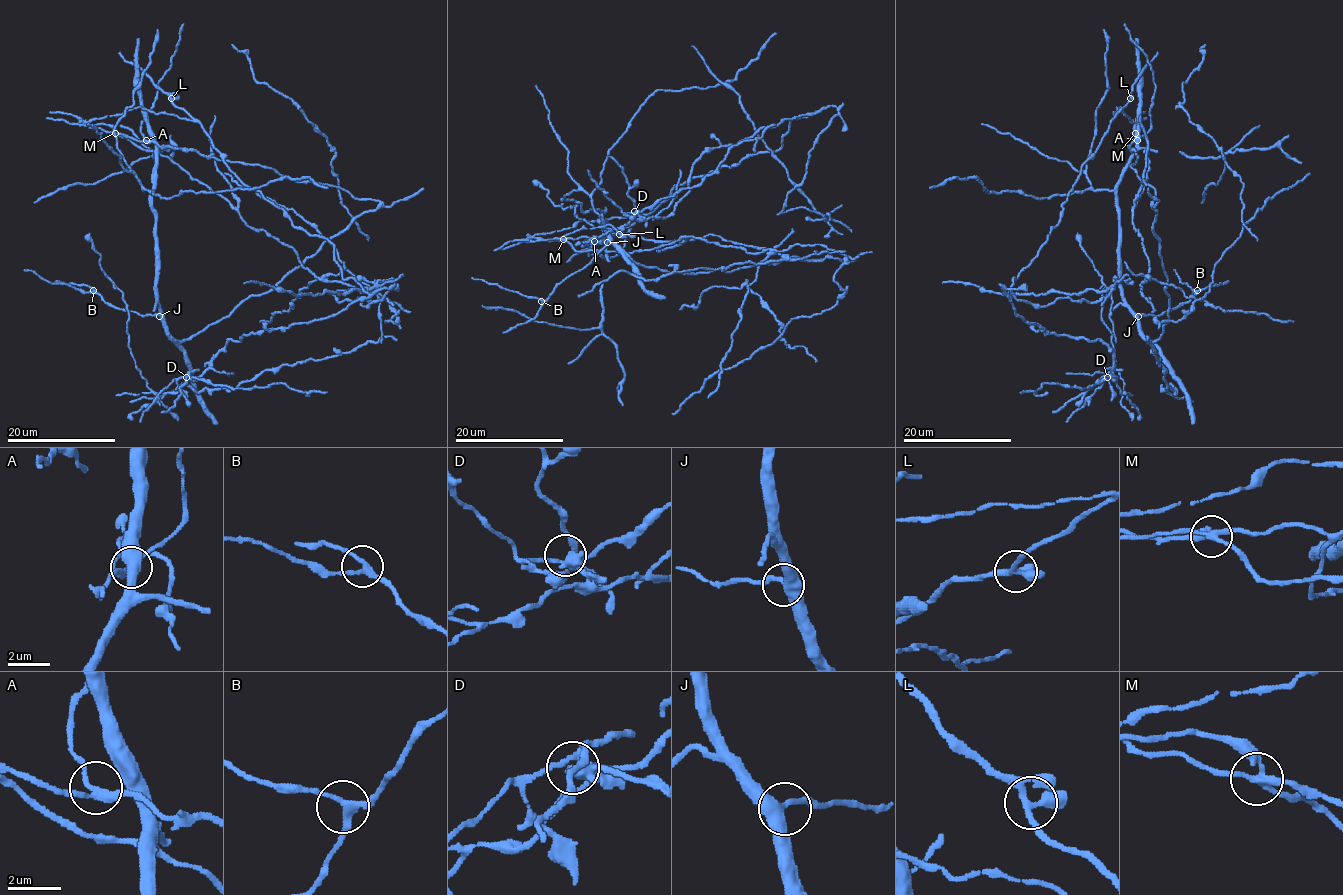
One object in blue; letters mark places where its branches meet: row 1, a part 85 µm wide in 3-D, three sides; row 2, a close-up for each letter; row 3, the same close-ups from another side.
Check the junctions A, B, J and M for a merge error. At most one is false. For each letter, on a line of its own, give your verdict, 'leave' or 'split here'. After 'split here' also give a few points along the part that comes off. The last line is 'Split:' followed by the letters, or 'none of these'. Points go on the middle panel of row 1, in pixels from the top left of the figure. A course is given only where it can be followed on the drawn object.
A: leave
B: leave
J: leave
M: split here; foreign part runs (563, 240), (534, 236), (644, 215), (817, 111), (707, 149), (667, 217), (595, 228), (533, 180)
Split: M

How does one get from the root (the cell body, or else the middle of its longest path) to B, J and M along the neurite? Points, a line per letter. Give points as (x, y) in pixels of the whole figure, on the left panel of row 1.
B: (105, 117), (86, 122), (92, 128), (155, 143), (155, 302), (161, 314), (140, 316), (113, 308), (93, 290)
J: (105, 117), (86, 122), (92, 128), (155, 143), (153, 212), (155, 302), (159, 316)
M: (105, 117), (86, 122), (92, 128), (115, 133)

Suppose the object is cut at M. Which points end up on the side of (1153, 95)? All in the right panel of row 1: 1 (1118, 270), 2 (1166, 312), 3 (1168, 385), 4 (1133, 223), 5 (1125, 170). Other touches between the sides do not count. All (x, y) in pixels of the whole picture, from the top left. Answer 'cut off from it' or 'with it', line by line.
1: with it
2: with it
3: cut off from it
4: cut off from it
5: with it

